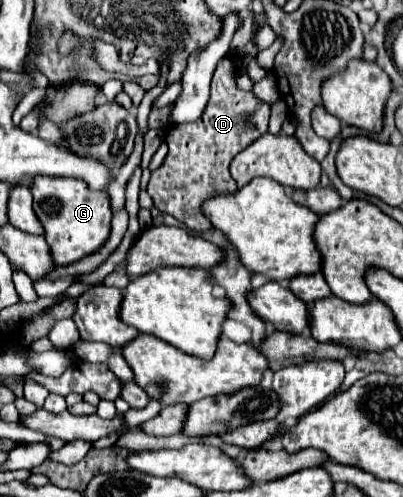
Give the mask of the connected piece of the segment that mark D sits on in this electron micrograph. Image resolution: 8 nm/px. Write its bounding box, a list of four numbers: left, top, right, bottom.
[148,56,270,230]

